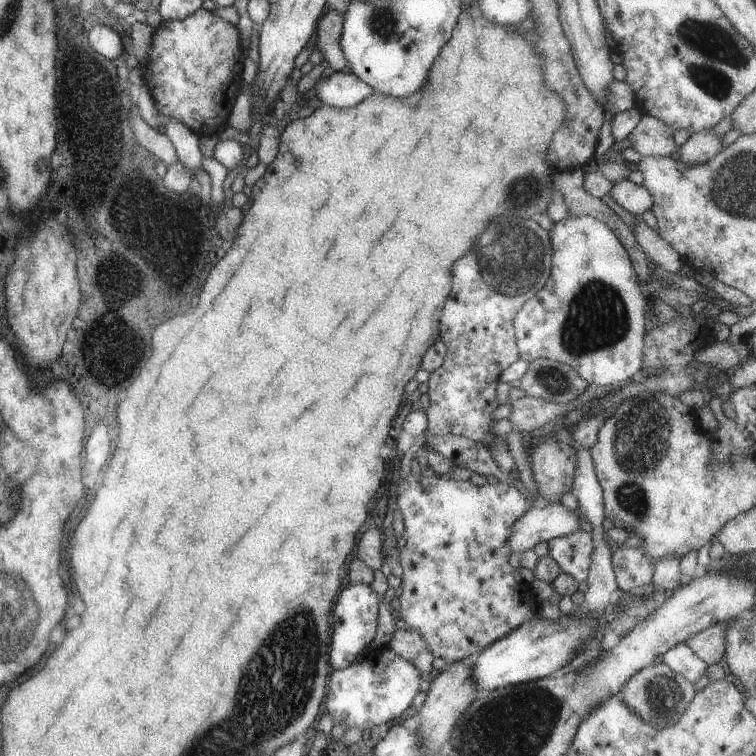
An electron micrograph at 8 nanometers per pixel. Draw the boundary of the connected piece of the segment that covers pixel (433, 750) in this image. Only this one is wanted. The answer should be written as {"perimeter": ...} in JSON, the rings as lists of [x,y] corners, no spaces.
{"perimeter":[[[462,661],[450,663],[448,670],[441,671],[435,679],[431,680],[431,685],[426,693],[427,697],[419,713],[416,715],[416,719],[419,722],[418,732],[423,742],[420,748],[422,752],[426,752],[426,754],[438,754],[440,746],[444,744],[444,740],[448,740],[454,724],[456,724],[458,718],[464,714],[464,710],[472,704],[472,700],[474,700],[476,694],[478,694],[478,690],[473,681],[473,668],[462,663]]]}

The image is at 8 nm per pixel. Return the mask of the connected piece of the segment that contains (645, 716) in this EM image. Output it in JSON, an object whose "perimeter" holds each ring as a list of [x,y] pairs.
{"perimeter":[[[652,663],[633,674],[623,685],[619,696],[644,722],[663,728],[681,719],[696,693],[694,684],[675,673],[667,664]]]}

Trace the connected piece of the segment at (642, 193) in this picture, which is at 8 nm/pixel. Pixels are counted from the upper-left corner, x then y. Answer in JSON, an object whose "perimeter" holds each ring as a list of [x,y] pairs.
{"perimeter":[[[629,180],[613,183],[609,194],[622,208],[639,217],[650,211],[654,204],[651,192],[644,185],[637,185]]]}

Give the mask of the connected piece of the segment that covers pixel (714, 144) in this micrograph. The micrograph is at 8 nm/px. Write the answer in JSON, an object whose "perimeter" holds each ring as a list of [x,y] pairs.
{"perimeter":[[[706,129],[691,134],[687,141],[678,147],[675,157],[694,166],[714,158],[724,148],[724,143],[723,138],[711,130]]]}

